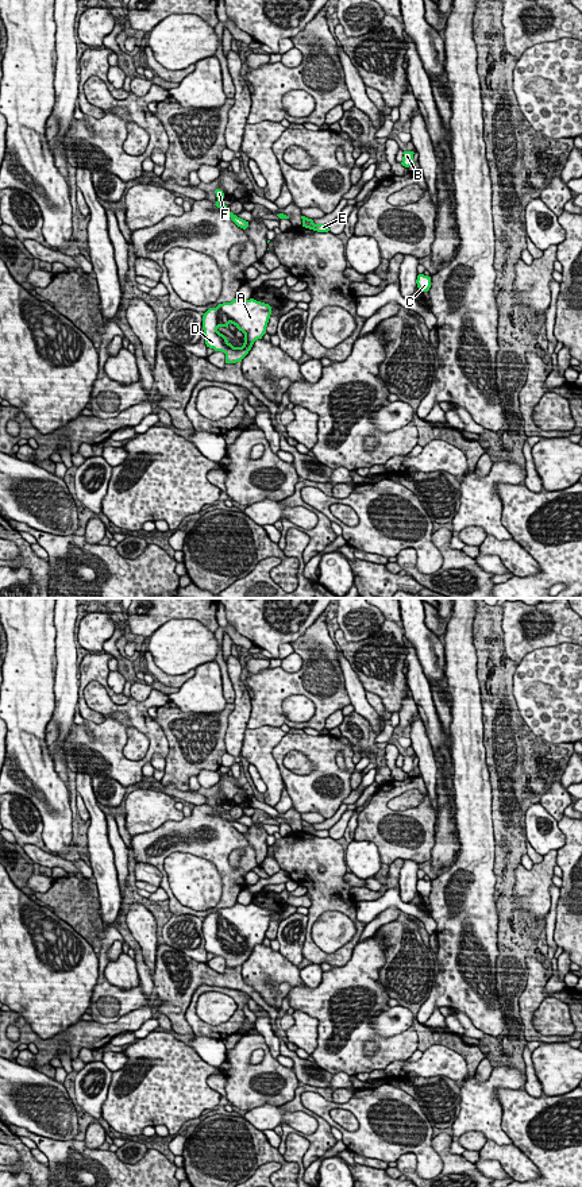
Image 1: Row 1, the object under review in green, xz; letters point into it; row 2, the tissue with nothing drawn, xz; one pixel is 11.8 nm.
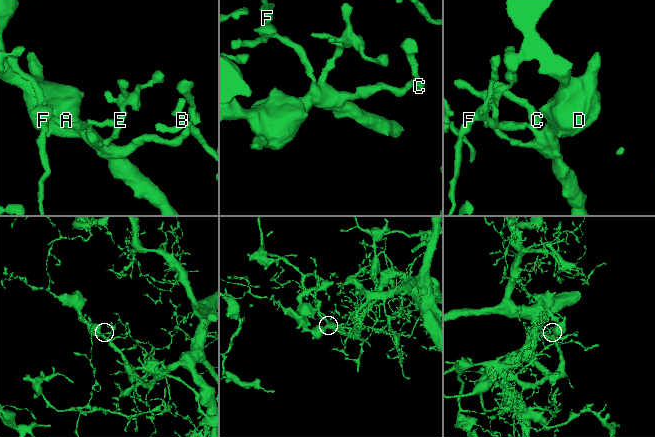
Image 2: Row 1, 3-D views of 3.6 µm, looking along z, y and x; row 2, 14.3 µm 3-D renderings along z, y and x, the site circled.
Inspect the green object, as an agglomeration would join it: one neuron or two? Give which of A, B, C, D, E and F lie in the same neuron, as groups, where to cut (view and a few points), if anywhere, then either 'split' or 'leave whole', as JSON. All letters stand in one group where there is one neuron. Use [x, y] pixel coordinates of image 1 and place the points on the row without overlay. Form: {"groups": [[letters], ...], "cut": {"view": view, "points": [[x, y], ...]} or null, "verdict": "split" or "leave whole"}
{"groups": [["A", "B", "C", "D", "E"], ["F"]], "cut": {"view": "xz", "points": [[218, 804], [222, 805]]}, "verdict": "split"}

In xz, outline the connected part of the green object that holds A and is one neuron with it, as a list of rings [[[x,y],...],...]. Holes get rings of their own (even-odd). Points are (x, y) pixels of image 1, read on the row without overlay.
[[[234,903],[231,907],[219,909],[203,918],[203,934],[205,949],[215,956],[226,959],[226,968],[242,967],[248,959],[255,945],[262,944],[271,920],[269,909],[254,903]],[[234,929],[244,939],[242,952],[234,952],[227,943],[217,936],[219,932]]]

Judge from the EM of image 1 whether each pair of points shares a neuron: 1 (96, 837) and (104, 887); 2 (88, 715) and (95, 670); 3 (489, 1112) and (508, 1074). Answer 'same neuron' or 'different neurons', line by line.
1: same neuron
2: same neuron
3: same neuron

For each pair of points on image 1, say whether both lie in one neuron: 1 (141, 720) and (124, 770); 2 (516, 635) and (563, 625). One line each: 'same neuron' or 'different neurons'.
1: same neuron
2: same neuron

